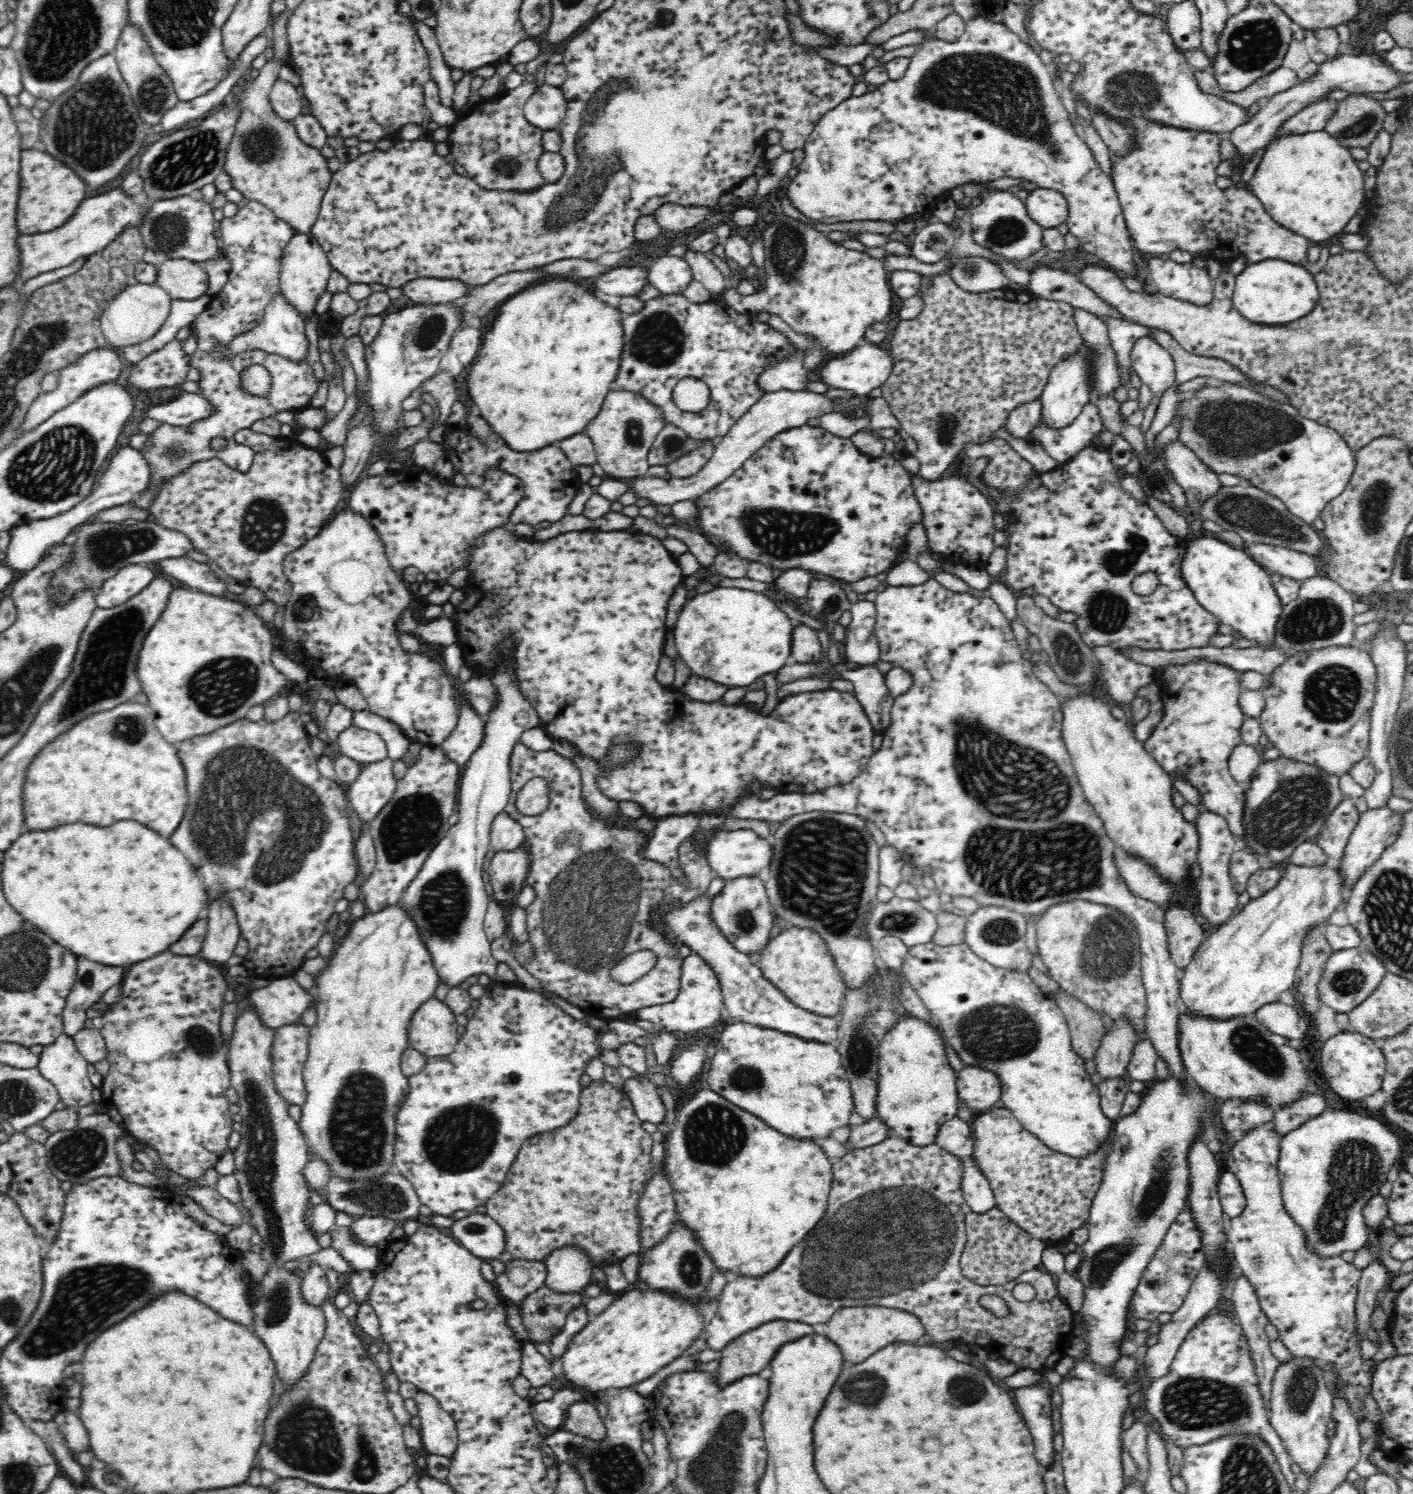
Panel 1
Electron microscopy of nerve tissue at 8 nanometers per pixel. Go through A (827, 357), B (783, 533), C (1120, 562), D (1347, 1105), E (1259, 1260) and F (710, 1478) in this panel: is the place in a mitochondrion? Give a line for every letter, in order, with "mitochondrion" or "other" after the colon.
A: other
B: mitochondrion
C: mitochondrion
D: other
E: mitochondrion
F: mitochondrion

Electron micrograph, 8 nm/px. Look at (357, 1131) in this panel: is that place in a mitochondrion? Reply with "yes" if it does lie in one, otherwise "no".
yes

